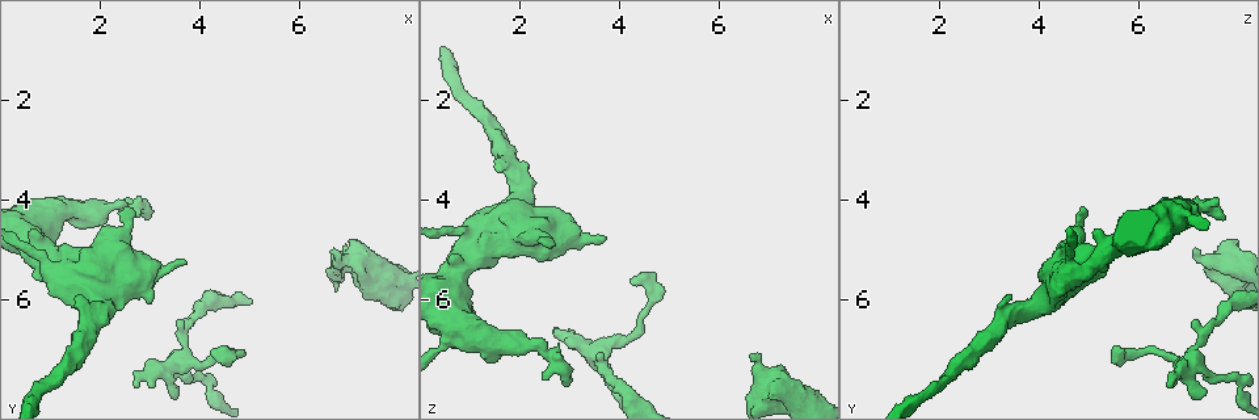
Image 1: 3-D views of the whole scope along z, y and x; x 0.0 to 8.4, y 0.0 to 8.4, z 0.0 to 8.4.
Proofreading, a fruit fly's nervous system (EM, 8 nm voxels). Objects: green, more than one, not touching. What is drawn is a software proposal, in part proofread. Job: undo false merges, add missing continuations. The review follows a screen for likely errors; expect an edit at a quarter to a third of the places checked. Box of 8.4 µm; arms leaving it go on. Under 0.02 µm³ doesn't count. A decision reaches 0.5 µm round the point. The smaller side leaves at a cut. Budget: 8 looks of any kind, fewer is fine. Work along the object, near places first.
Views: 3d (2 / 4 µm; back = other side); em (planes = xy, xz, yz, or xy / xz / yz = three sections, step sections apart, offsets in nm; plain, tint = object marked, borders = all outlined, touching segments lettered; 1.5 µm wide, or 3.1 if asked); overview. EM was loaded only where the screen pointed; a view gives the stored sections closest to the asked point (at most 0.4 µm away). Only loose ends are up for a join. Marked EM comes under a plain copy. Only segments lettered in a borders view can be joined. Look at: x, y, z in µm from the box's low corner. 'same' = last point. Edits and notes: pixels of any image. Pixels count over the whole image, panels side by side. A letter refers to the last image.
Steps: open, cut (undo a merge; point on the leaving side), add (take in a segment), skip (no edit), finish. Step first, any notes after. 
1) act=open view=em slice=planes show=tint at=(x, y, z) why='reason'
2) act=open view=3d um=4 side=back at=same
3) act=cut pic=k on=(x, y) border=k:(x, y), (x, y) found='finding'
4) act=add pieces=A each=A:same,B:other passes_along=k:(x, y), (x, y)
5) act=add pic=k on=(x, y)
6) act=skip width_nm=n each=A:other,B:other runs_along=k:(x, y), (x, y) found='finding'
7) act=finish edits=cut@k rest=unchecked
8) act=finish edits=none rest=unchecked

act=open view=em slice=xy step=4 show=borders at=(6.65, 4.95, 7.05) why='an open end'

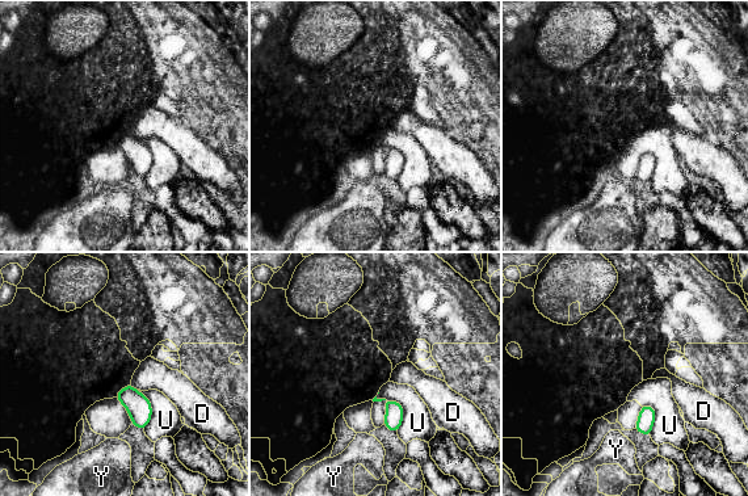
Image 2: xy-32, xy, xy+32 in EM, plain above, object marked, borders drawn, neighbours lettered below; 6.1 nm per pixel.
act=skip each=D:other,U:other,Y:other border=2:(130, 385), (135, 390) found='no lettered segment goes on from it'

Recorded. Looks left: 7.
act=open view=em slice=planes show=borders at=(2.50, 4.20, 4.90) why='an open end'

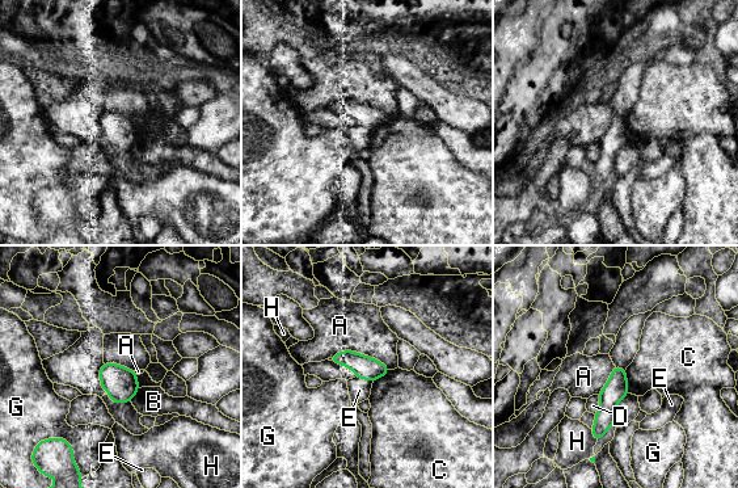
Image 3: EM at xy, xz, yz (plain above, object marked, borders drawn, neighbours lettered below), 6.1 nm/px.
act=skip each=A:other,B:other,C:other,D:other,E:other,G:other,H:other runs_along=3:(616, 370), (616, 388), (597, 434) found='none of them fits'

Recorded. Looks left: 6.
act=open view=3d um=2 at=(2.70, 7.80, 6.65) why='free end'

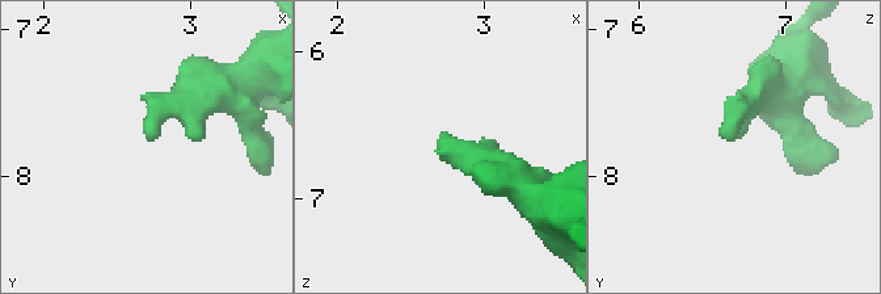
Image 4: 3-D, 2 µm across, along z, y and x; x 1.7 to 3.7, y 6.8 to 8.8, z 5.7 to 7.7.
act=open view=em slice=planes show=borders at=(2.72, 7.76, 6.60) why='need the tissue'

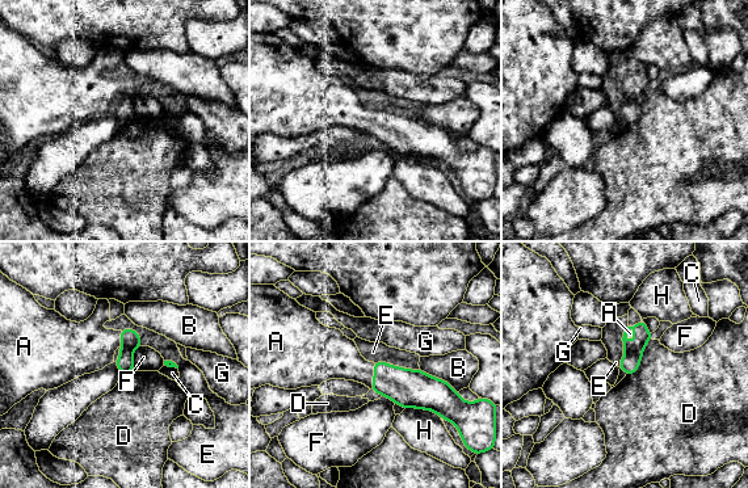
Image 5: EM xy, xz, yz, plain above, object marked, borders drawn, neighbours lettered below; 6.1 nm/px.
act=add pieces=A each=A:same,B:other,C:other,D:other,E:other,F:other,G:other,H:other passes_along=5:(410, 388), (373, 375), (337, 357) found='the neuron continues'

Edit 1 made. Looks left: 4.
act=finish edits=add@5 rest=unchecked

